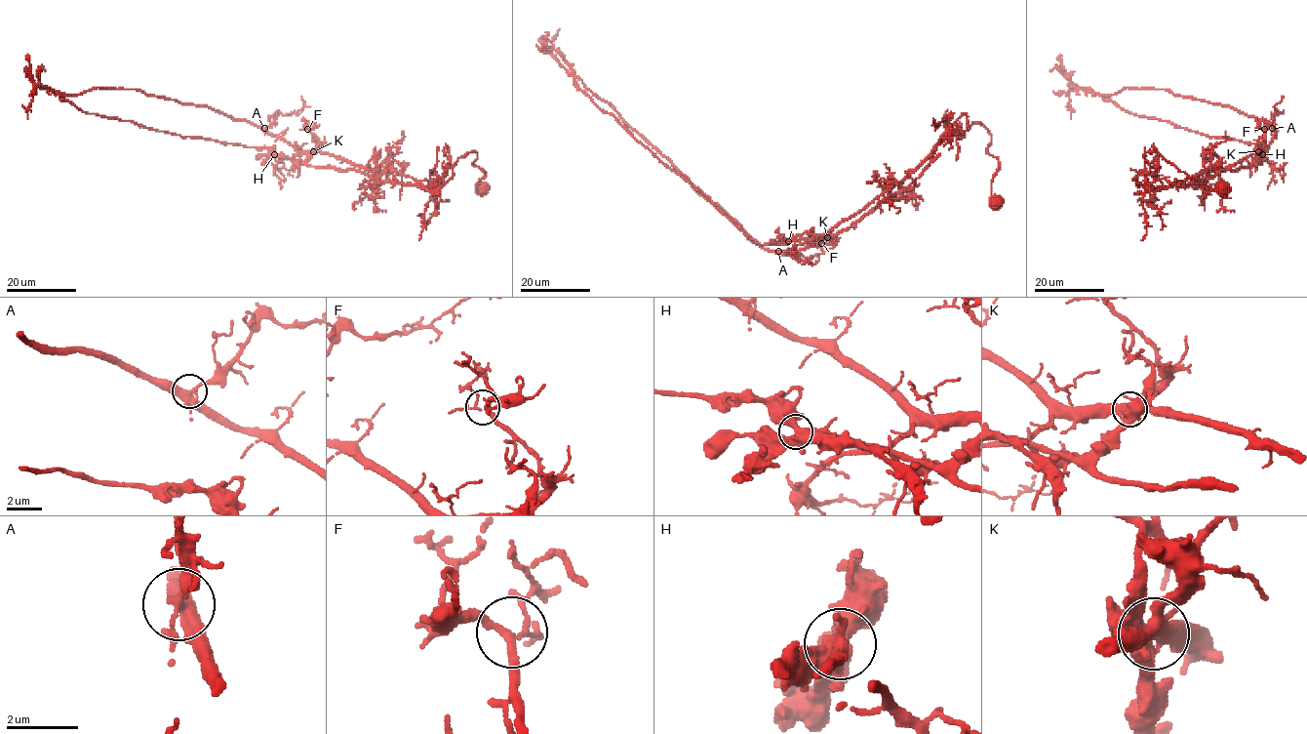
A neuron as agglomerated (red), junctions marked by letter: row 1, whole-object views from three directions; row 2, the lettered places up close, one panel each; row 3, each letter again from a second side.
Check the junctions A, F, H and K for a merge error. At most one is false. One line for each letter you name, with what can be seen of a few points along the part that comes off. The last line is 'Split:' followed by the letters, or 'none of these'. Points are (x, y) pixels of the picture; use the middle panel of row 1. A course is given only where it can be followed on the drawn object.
K: (827, 237), (791, 255), (778, 254), (755, 244), (608, 102), (593, 94), (559, 54), (546, 47), (541, 50)
Split: K

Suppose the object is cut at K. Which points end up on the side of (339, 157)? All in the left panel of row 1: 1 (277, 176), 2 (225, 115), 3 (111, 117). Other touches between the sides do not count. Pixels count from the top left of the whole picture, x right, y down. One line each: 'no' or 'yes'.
1: yes
2: yes
3: no

